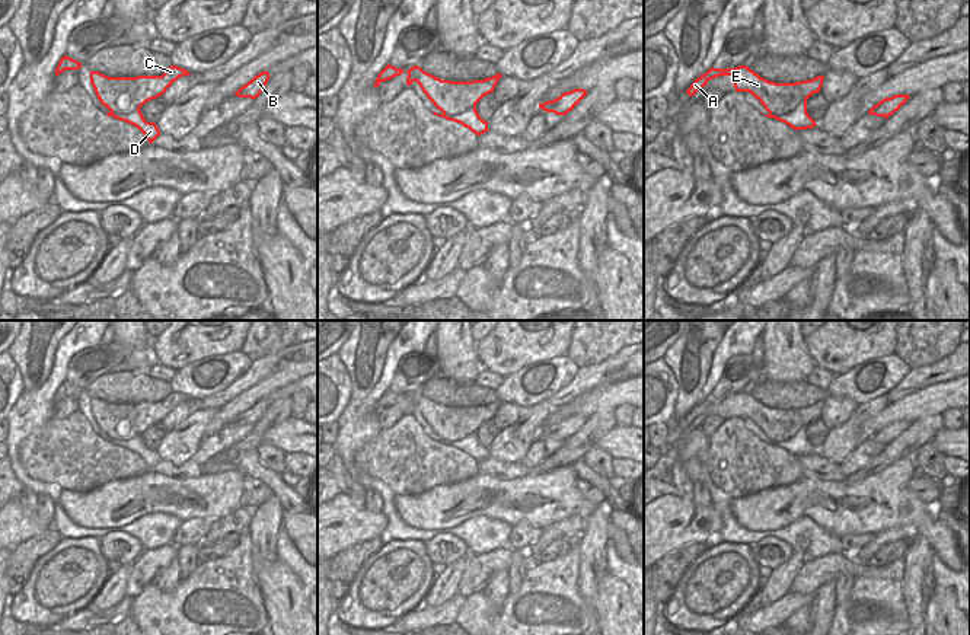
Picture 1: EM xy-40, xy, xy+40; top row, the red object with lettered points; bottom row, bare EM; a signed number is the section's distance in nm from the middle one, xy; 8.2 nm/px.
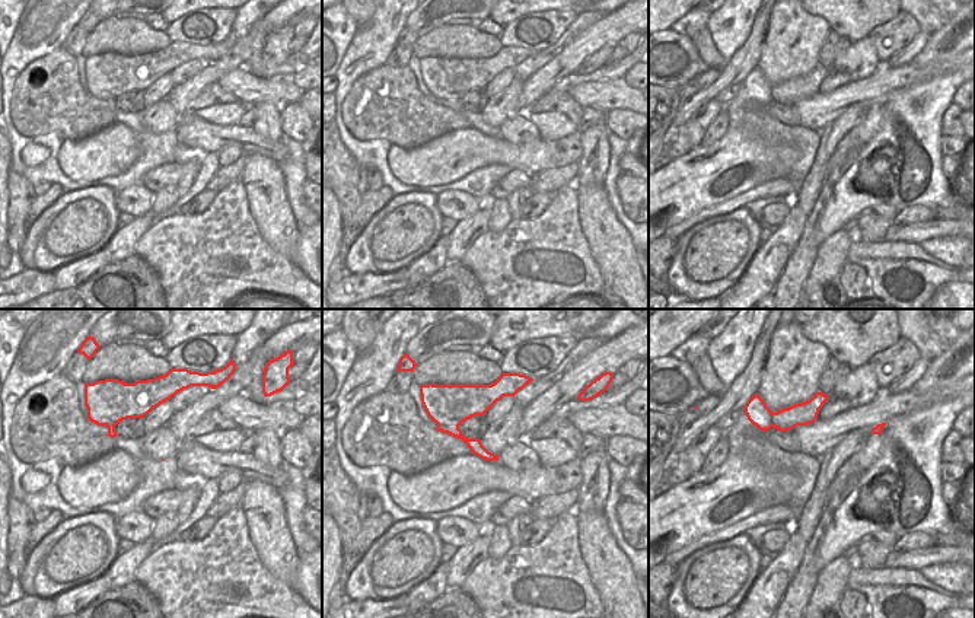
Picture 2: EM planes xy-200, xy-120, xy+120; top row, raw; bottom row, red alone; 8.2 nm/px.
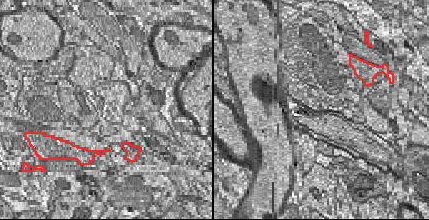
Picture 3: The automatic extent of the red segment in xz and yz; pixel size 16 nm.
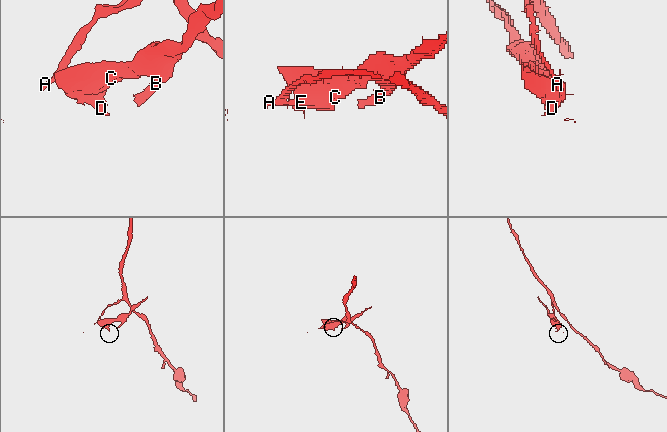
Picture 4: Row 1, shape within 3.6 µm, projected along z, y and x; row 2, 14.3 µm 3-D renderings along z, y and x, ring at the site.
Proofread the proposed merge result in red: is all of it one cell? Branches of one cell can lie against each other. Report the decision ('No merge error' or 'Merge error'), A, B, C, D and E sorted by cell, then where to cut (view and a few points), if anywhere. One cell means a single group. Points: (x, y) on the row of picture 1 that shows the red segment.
Merge error. Groups: A / B C D E. Split along xy+40 (744, 66), (744, 77), (740, 82).

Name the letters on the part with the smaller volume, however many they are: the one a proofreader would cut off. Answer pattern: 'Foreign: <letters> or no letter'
Foreign: B, C, D, E

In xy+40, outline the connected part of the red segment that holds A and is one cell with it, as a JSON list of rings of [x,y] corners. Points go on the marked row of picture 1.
[[[738,66],[736,68],[709,68],[705,74],[701,74],[686,90],[689,96],[693,96],[696,92],[699,92],[706,83],[715,77],[719,76],[737,76],[740,82],[746,79],[744,76],[744,66]]]

